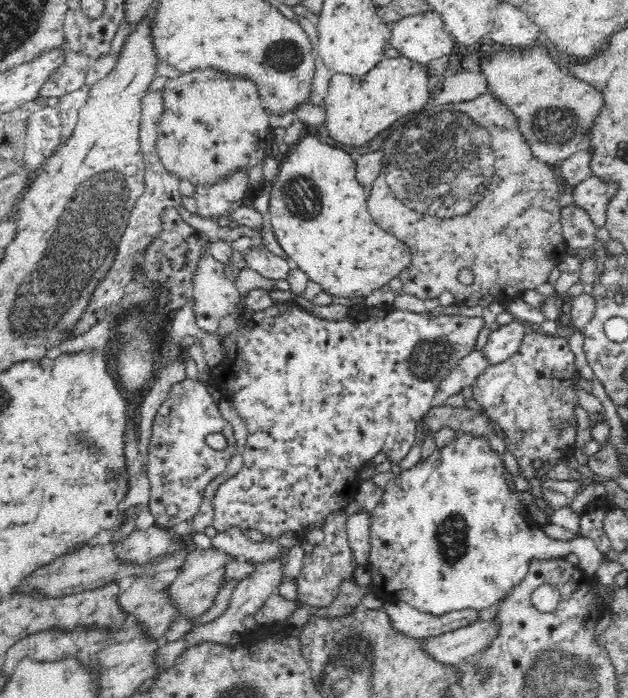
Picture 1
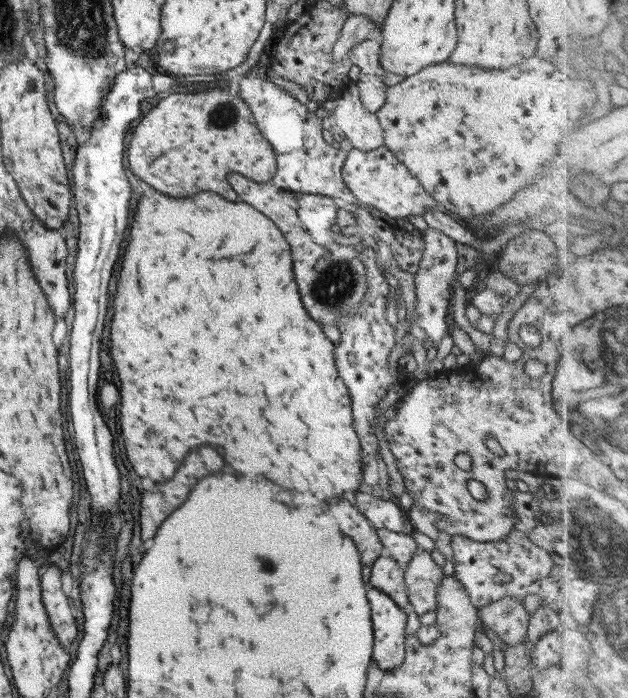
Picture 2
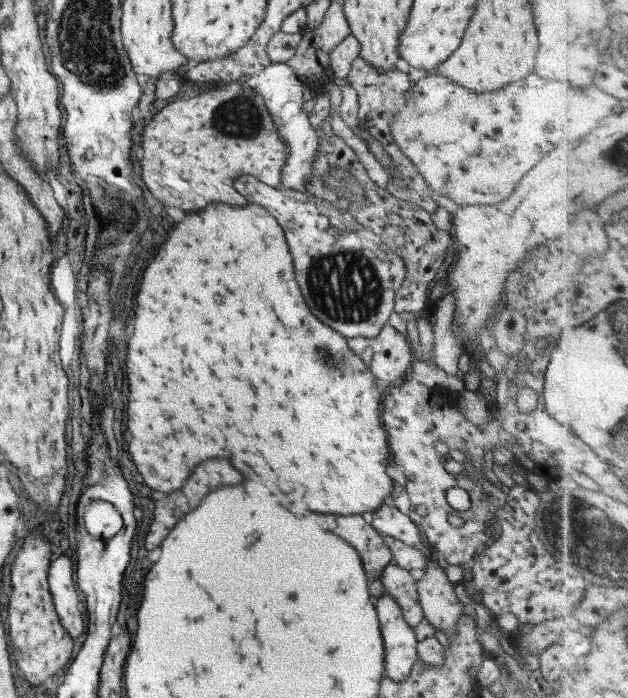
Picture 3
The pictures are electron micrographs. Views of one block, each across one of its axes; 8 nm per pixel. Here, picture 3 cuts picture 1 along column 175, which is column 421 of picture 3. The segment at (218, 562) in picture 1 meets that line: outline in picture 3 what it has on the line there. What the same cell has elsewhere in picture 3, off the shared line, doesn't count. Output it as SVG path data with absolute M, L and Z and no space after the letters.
M427 560L424 571L423 578L416 582L424 618L450 637L456 634L454 628L458 624L458 618L464 614L464 604L458 594L454 593L454 584L436 560Z

